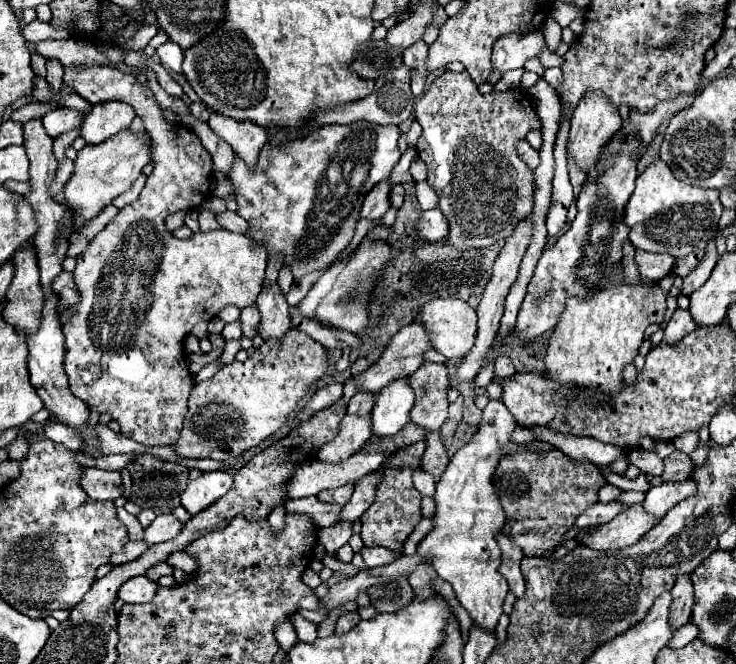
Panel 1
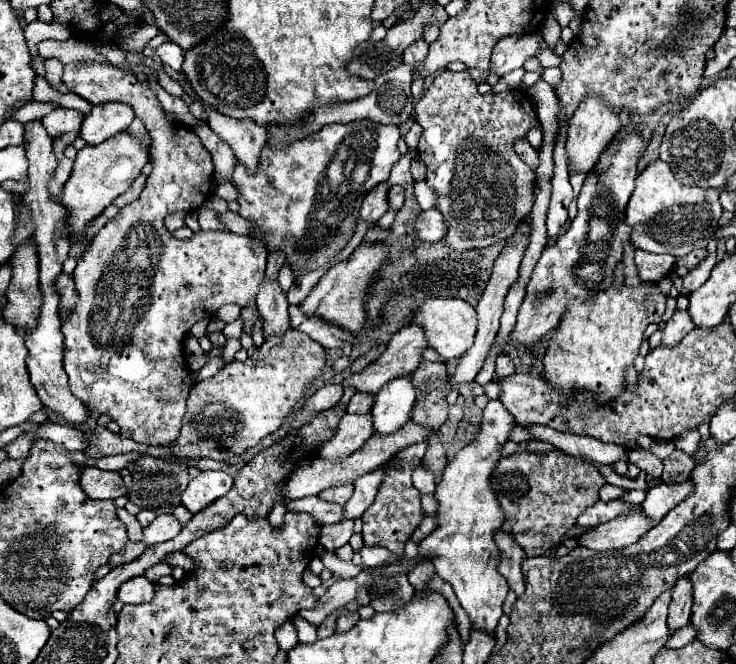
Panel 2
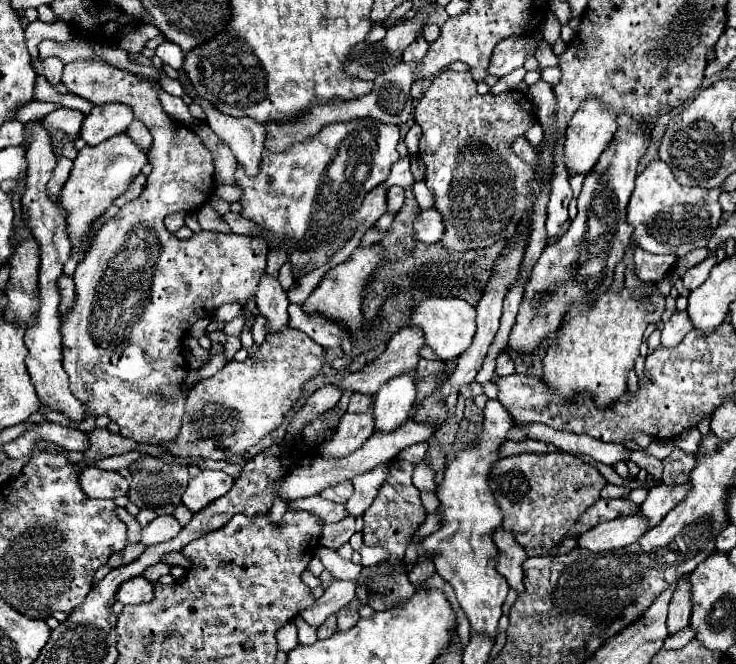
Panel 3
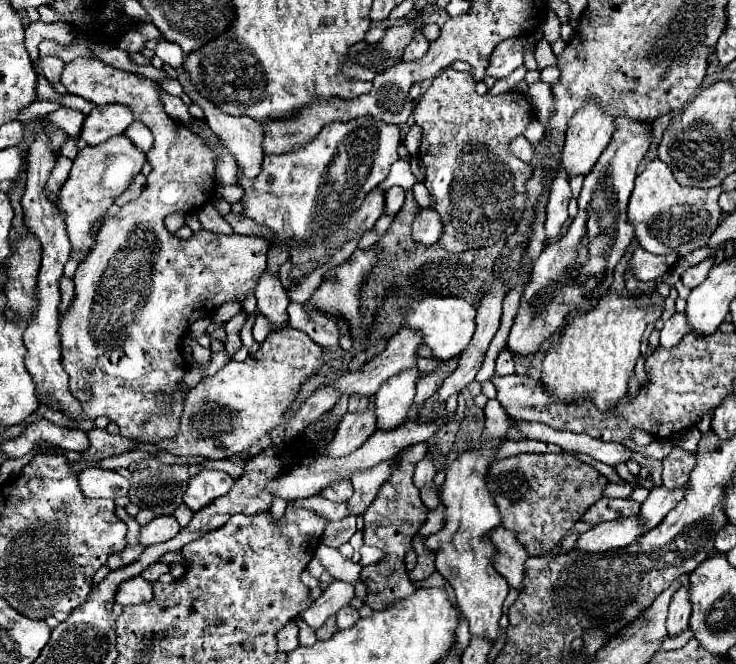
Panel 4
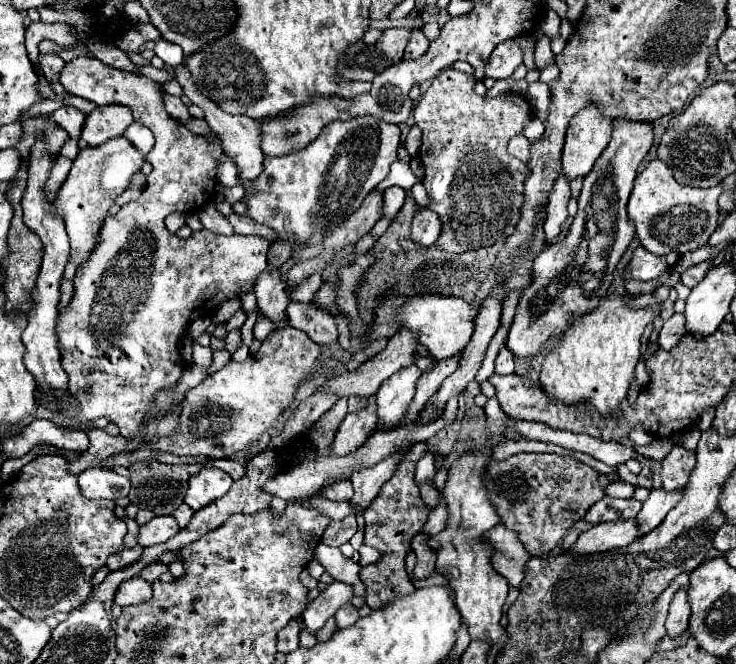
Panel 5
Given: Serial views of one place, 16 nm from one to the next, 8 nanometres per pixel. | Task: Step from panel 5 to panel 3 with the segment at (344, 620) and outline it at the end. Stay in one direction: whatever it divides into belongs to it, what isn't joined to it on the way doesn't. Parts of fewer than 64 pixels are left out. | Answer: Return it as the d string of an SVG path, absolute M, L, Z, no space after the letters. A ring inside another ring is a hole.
M344 606L344 608L338 612L338 630L348 630L348 628L352 628L358 620L360 620L358 612L354 612L354 610L350 610L350 608Z

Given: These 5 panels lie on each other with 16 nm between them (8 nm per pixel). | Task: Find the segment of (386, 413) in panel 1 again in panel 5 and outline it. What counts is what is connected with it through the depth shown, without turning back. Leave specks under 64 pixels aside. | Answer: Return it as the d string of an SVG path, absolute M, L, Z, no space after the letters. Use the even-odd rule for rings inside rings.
M410 364L400 368L388 380L384 380L384 384L376 394L378 424L394 426L404 418L408 404L414 396L414 386L420 376L422 376L422 370L416 364Z

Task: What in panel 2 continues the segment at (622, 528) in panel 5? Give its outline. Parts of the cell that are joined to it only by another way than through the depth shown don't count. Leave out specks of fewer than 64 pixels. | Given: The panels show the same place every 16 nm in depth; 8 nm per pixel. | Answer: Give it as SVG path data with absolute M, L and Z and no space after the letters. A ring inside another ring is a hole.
M636 506L636 510L628 514L620 514L618 518L598 524L596 528L584 532L578 538L578 546L590 548L590 550L612 550L612 548L626 548L634 544L642 534L650 530L650 518L644 516L642 506Z

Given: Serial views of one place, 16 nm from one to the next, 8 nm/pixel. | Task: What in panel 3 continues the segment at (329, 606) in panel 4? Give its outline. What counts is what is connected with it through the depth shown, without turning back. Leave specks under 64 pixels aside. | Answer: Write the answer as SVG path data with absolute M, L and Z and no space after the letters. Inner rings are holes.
M334 580L326 588L326 592L316 600L316 604L312 608L308 608L308 610L302 612L304 620L312 628L320 628L320 624L324 624L324 620L330 614L336 614L340 608L344 608L354 598L354 590L356 590L356 582Z

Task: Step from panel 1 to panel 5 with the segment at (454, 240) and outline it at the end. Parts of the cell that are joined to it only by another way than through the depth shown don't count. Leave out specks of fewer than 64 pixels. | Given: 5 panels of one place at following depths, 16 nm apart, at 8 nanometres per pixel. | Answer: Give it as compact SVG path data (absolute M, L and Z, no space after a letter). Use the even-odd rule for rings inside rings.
M454 68L442 70L430 84L430 88L420 96L414 108L416 126L422 130L420 160L424 164L424 188L430 196L428 210L436 212L442 222L440 238L436 246L448 254L460 254L492 246L498 240L506 240L520 218L520 204L524 202L524 162L508 156L506 144L512 136L520 134L524 124L530 120L530 106L522 94L500 94L496 98L484 98L474 92L472 76L458 72Z

